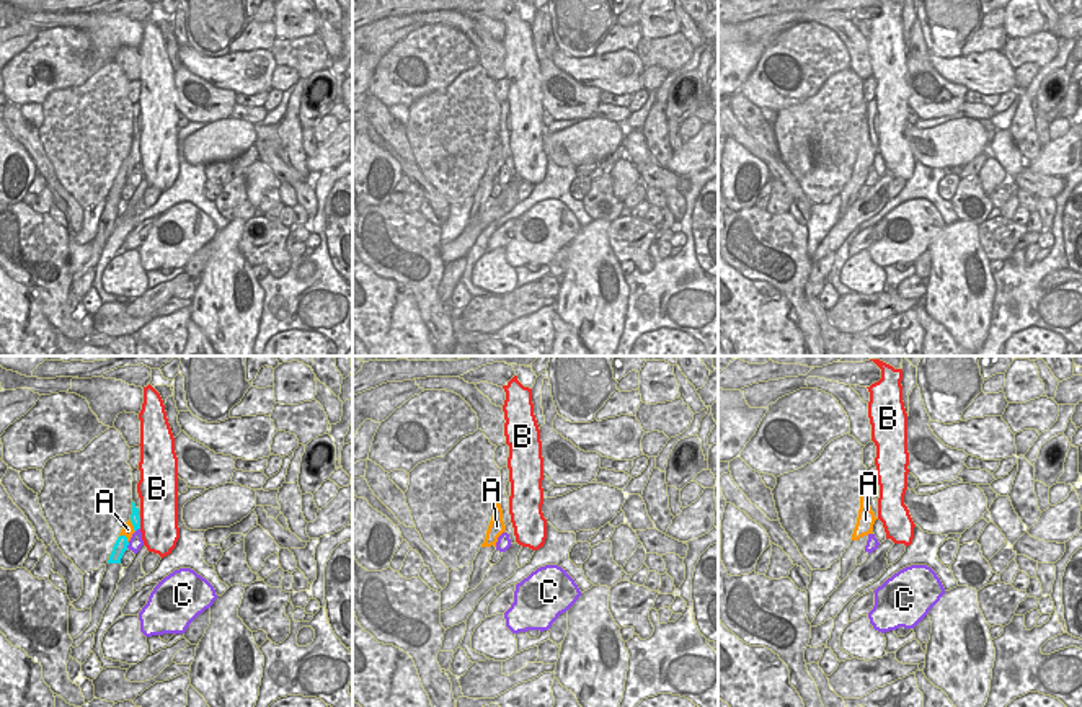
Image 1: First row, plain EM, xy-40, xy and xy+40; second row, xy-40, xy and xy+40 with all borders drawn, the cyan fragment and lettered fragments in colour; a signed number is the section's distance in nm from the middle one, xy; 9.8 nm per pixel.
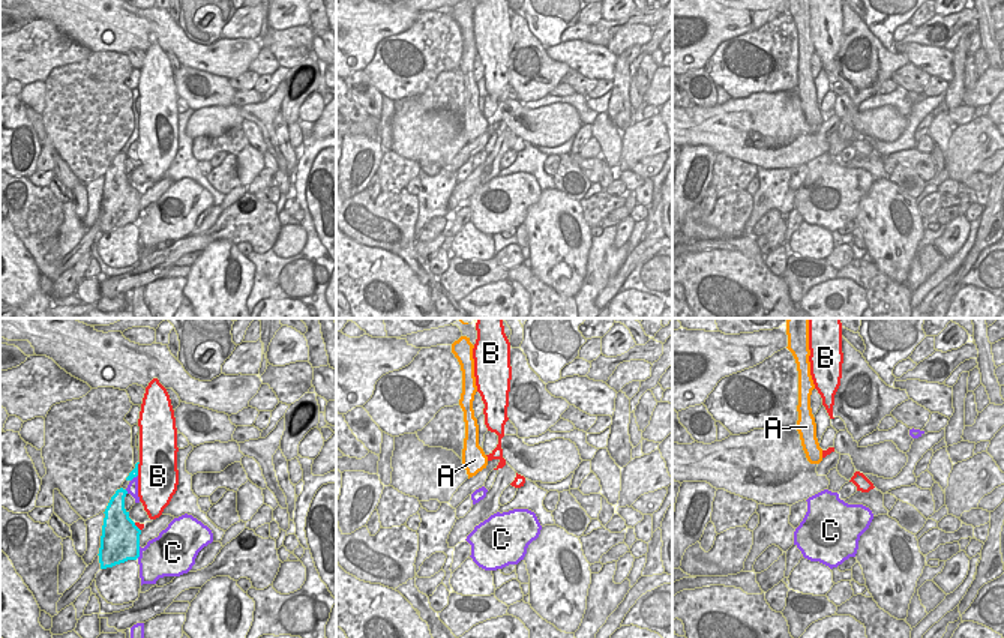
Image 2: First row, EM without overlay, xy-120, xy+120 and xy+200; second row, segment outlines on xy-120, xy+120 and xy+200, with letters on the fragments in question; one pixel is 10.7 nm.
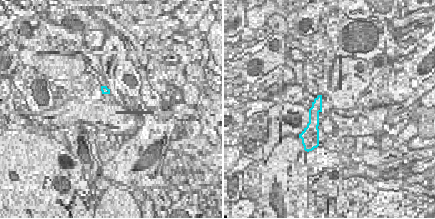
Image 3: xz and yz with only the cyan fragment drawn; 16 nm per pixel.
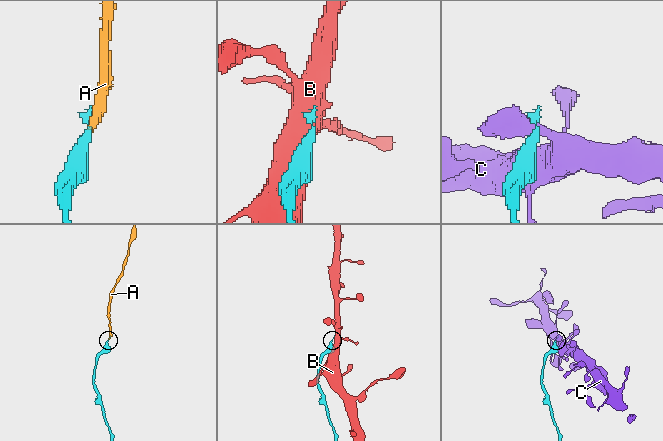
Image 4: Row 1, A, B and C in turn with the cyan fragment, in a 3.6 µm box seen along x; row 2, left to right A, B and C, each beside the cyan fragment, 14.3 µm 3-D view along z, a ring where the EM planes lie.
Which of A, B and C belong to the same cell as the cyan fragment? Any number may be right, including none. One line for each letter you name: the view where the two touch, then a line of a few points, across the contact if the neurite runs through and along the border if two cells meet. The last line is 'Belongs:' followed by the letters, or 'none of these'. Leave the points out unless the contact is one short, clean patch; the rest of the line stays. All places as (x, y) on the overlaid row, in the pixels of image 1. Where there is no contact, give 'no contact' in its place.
A: xy-40 | xy-40 (121, 544), (126, 538), (128, 529)
Belongs: A

